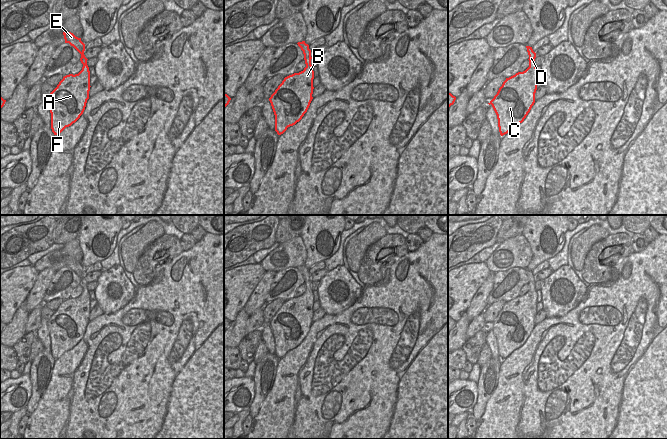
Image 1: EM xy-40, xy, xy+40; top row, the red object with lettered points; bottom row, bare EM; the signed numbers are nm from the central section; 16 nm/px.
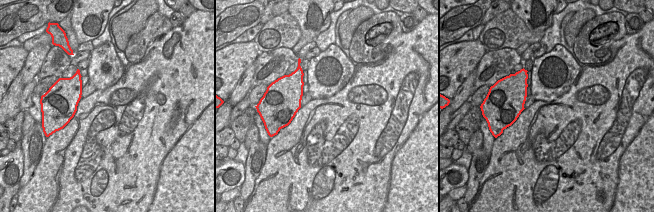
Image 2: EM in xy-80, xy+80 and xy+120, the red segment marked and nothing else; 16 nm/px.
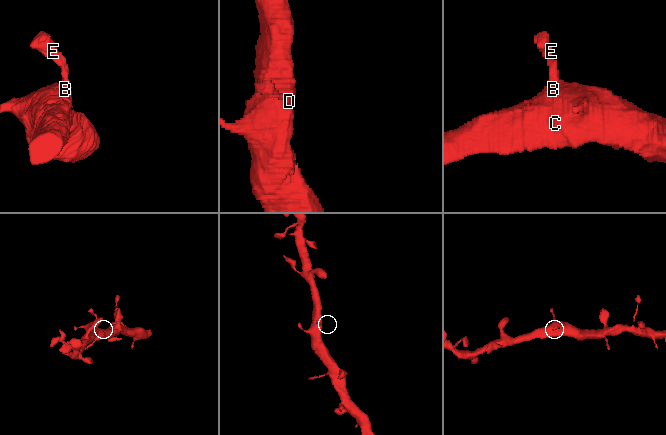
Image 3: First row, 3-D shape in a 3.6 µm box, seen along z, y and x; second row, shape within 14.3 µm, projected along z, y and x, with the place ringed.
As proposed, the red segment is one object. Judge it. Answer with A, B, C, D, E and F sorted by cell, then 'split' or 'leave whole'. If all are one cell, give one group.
groups A B C D E F; leave whole

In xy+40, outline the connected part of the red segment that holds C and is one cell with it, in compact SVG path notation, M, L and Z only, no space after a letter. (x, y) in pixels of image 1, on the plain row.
M526 270L529 291L506 302L491 328L498 343L500 359L507 358L514 350L522 347L535 327L537 314L536 277Z

